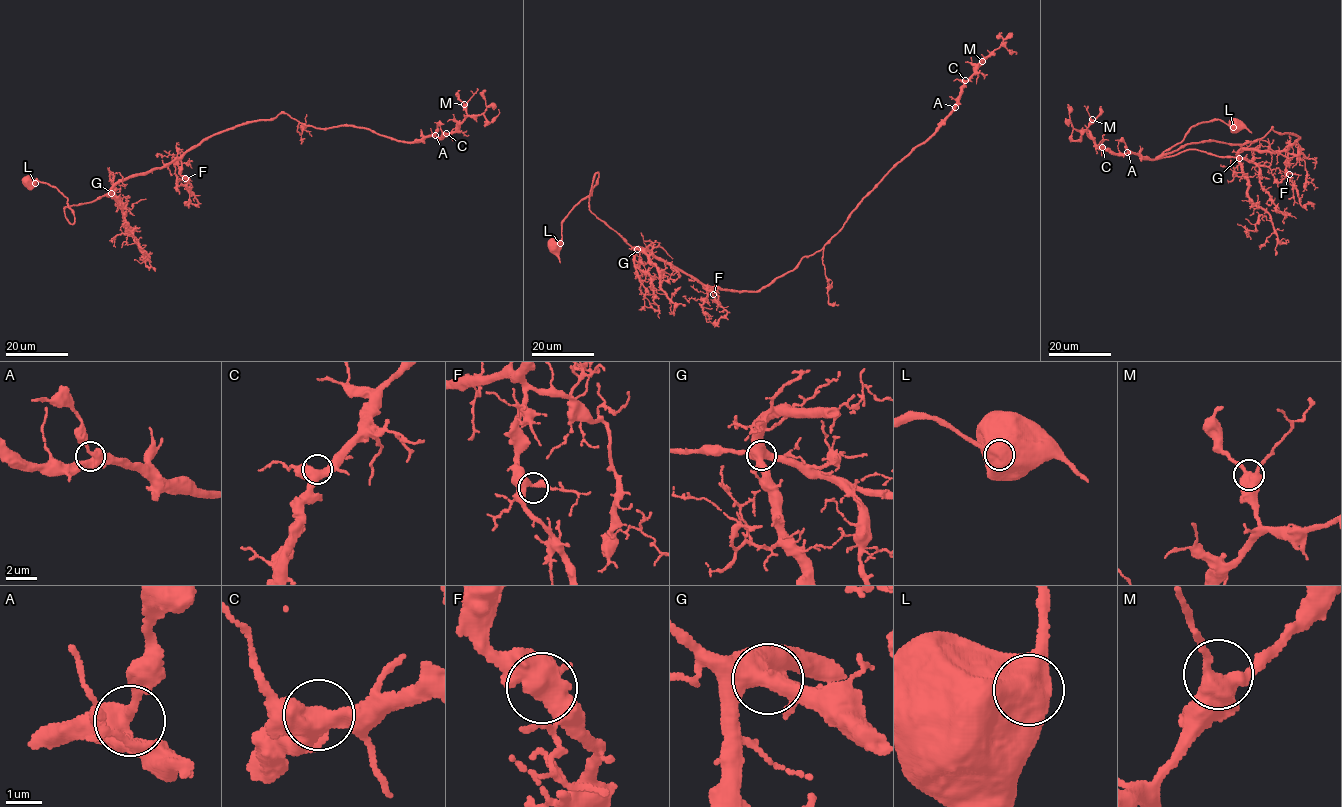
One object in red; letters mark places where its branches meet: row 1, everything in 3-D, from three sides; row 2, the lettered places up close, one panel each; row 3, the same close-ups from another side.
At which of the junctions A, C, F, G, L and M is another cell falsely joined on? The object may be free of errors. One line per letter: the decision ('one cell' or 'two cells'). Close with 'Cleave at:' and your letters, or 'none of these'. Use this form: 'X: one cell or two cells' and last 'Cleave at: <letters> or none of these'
A: one cell
C: one cell
F: one cell
G: one cell
L: one cell
M: one cell
Cleave at: none of these

